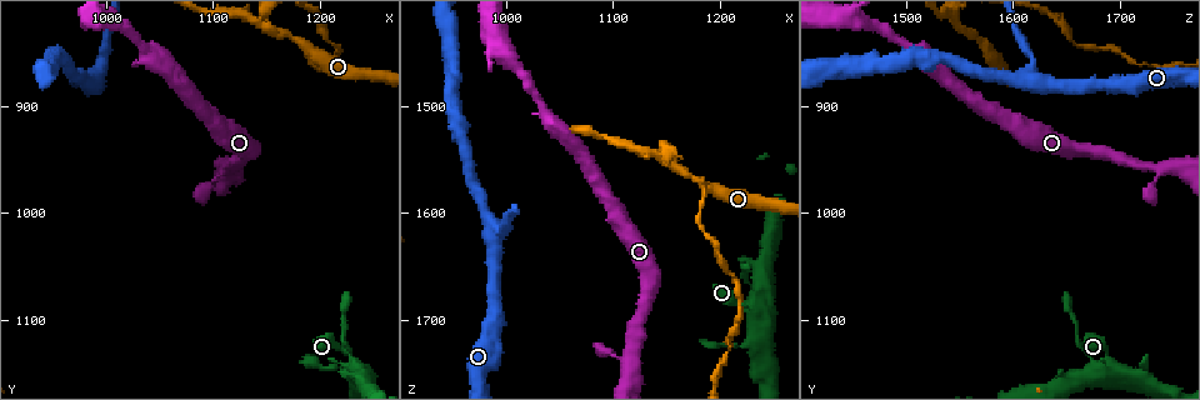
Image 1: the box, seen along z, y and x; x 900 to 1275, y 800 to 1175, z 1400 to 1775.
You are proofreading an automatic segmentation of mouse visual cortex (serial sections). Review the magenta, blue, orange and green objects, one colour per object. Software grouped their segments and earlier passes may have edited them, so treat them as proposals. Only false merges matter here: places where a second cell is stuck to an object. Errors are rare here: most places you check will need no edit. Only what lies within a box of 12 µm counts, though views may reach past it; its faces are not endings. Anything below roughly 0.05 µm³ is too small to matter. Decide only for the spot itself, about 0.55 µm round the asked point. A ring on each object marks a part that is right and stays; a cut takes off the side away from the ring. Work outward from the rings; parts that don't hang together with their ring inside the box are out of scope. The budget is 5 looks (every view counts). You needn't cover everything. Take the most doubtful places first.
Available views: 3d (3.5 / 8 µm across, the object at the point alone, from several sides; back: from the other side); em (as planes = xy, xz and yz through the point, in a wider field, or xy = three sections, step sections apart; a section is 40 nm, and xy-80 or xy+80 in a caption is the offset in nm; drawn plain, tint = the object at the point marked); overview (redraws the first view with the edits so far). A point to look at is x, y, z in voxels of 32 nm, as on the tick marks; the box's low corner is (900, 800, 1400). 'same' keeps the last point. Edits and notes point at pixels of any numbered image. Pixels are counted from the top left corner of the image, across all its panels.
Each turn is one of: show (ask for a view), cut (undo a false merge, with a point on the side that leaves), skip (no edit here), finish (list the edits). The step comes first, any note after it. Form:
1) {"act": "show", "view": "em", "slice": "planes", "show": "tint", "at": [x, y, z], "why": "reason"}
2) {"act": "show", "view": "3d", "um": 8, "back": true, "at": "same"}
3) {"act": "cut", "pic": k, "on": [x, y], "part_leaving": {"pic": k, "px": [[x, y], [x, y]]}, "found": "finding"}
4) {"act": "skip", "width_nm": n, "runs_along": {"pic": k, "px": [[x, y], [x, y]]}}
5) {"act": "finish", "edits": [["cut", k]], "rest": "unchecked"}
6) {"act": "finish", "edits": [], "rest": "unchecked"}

{"act": "show", "view": "3d", "um": 8, "at": [1232, 1142, 1692]}

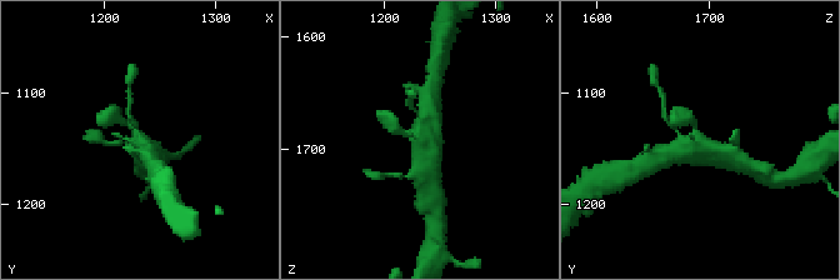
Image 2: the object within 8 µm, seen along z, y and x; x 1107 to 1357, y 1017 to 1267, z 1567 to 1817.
{"act": "show", "view": "3d", "um": 3.5, "at": [1232, 1142, 1692]}

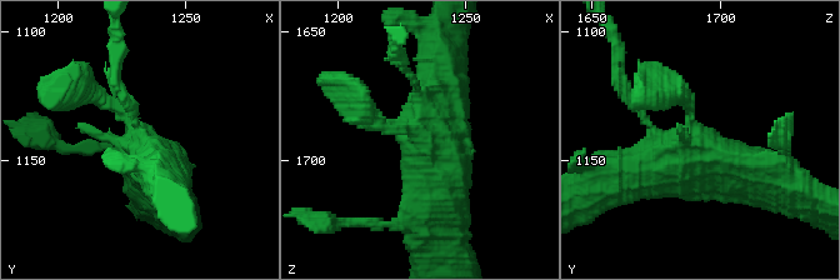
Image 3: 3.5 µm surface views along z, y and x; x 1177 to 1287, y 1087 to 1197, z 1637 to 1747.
{"act": "show", "view": "em", "slice": "xy", "step": 1, "show": "tint", "at": [1231, 1142, 1691]}

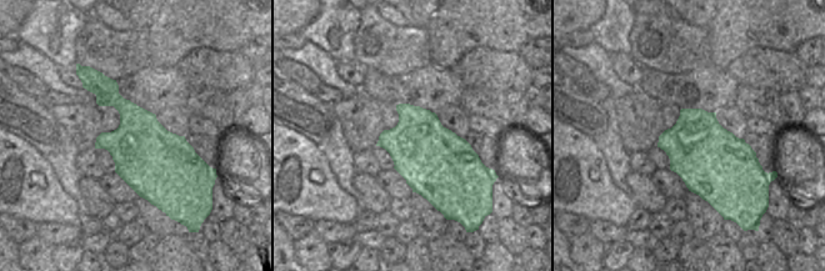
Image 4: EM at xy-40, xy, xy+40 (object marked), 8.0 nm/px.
{"act": "skip", "runs_along": {"pic": 3, "px": [[674, 91], [709, 160], [760, 176]]}, "found": "one cell here"}

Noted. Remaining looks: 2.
{"act": "show", "view": "3d", "um": 3.5, "at": [984, 874, 1610], "why": "two arms in line, one across"}

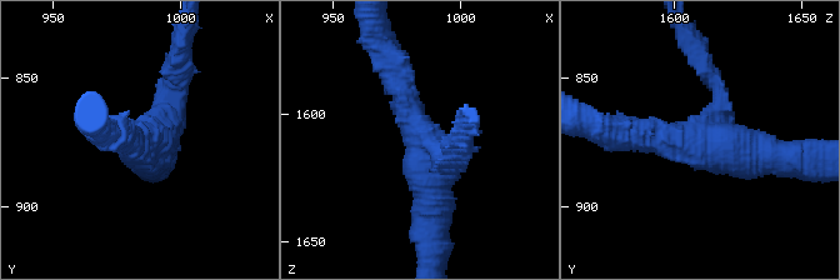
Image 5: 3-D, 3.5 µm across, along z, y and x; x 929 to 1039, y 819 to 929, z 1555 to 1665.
{"act": "show", "view": "em", "slice": "xy", "step": 2, "show": "tint", "at": [983, 876, 1609], "arms": 3, "arm_widths_nm": [250, 350, 450], "why": "now the EM"}

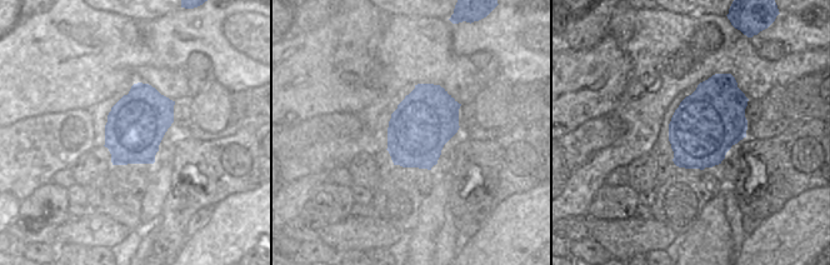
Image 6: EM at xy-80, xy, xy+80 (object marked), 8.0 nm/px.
{"act": "skip", "runs_along": {"pic": 5, "px": [[429, 234], [425, 144], [403, 84]]}, "found": "one cell here"}

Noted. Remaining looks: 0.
{"act": "finish", "edits": [], "rest": "unchecked"}

